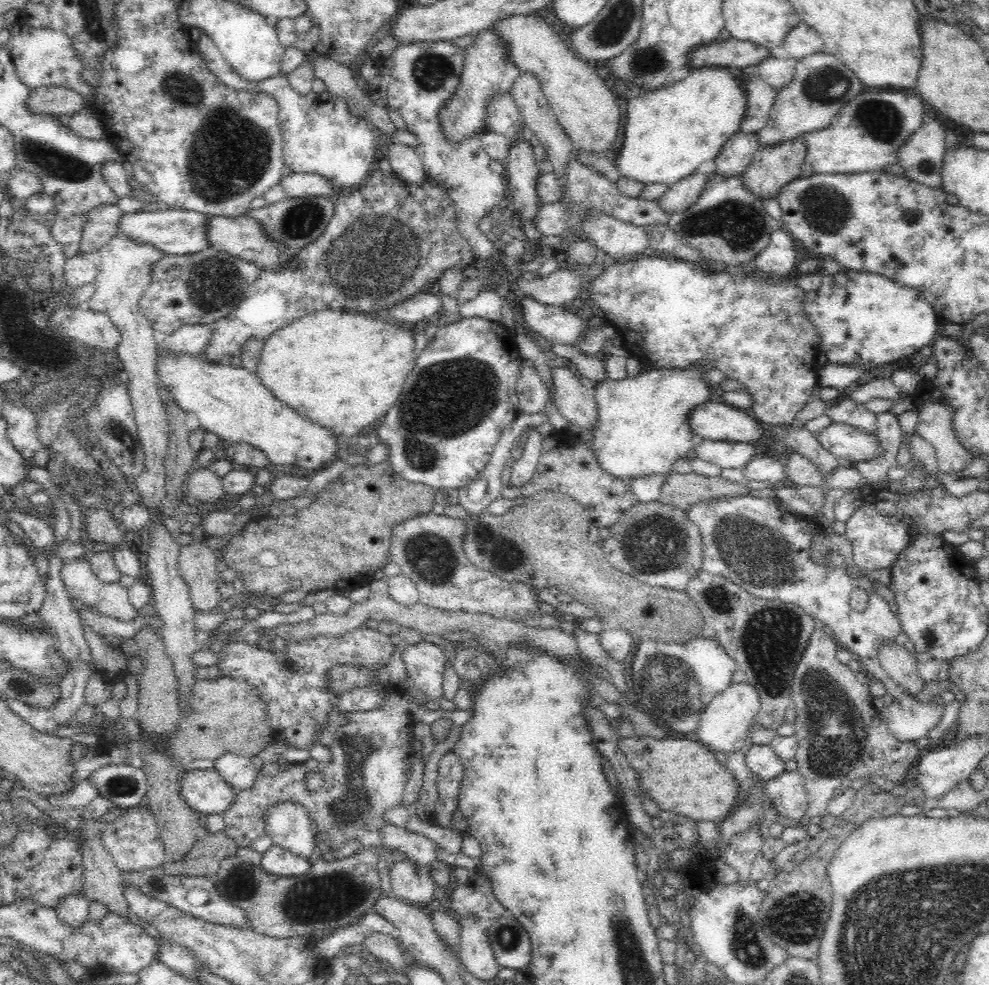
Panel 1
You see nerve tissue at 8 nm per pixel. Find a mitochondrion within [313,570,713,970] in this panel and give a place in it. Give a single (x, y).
(677, 684)

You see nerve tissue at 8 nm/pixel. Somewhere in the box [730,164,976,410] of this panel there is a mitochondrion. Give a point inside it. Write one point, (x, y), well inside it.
(825, 206)

